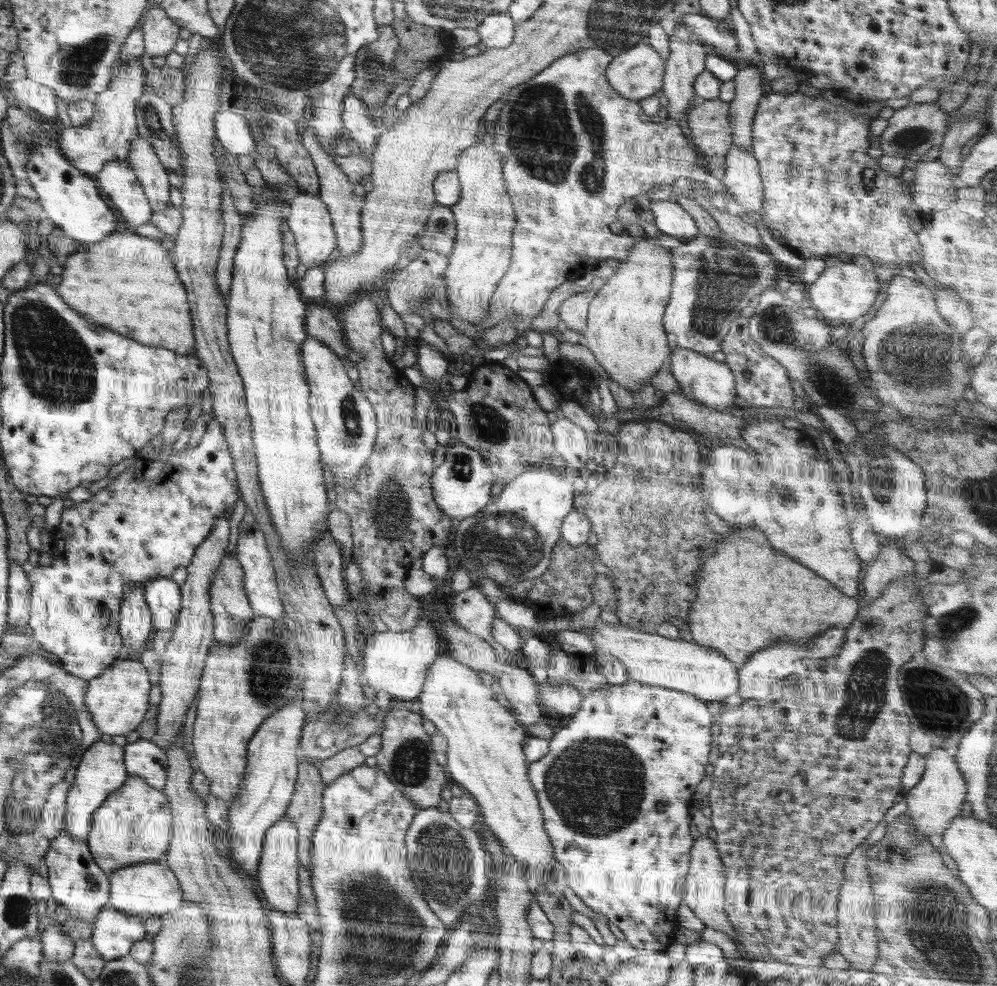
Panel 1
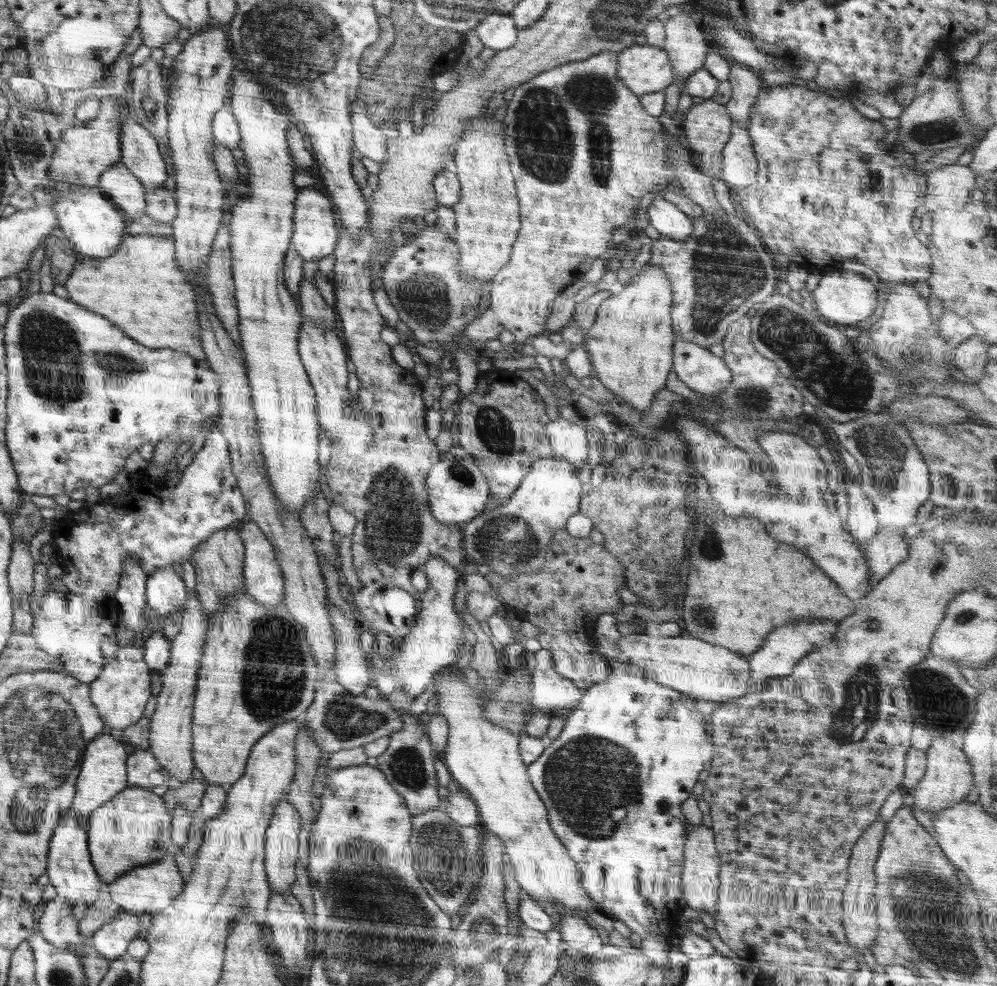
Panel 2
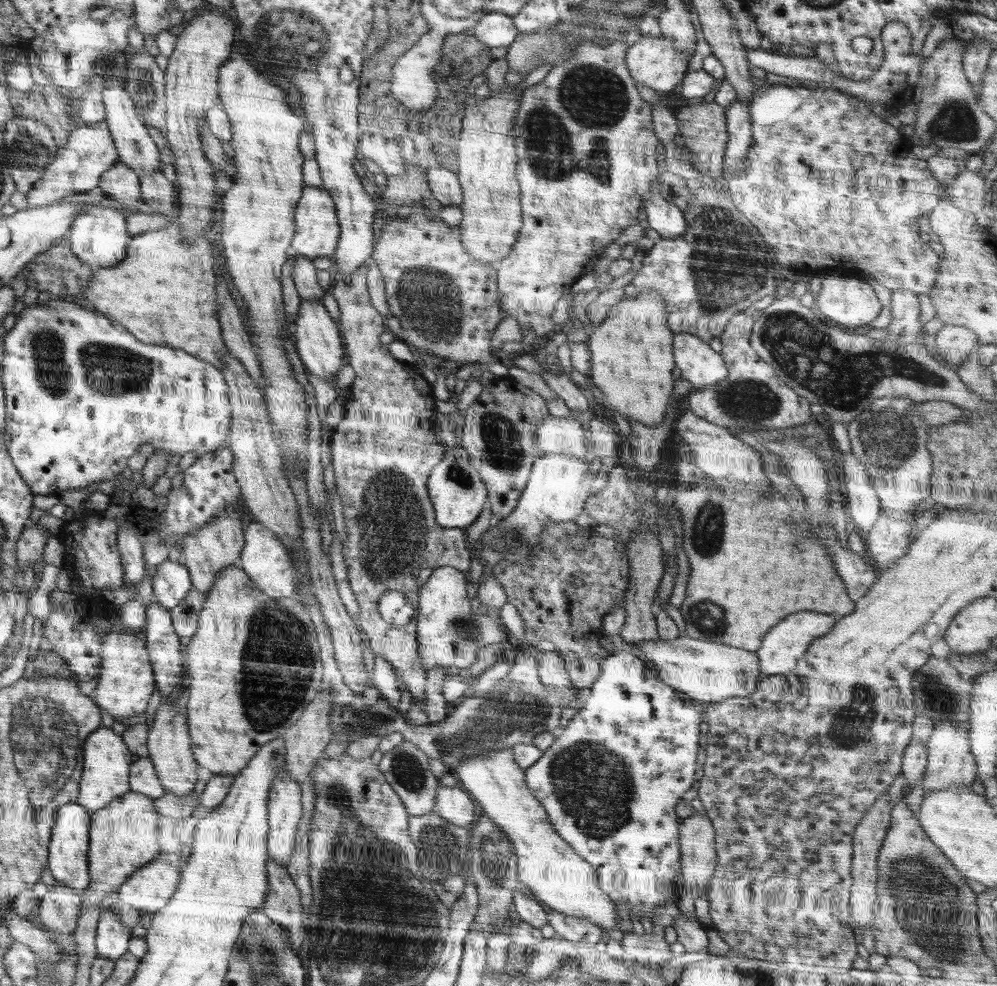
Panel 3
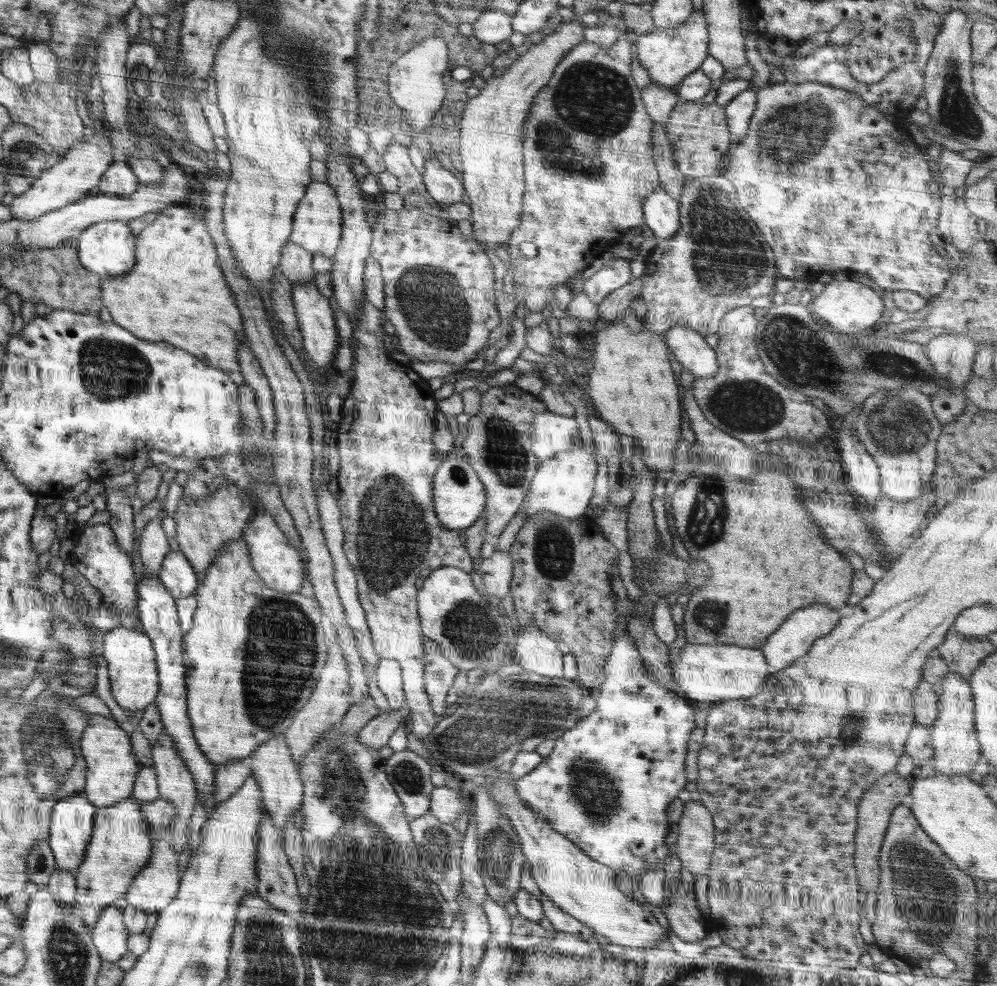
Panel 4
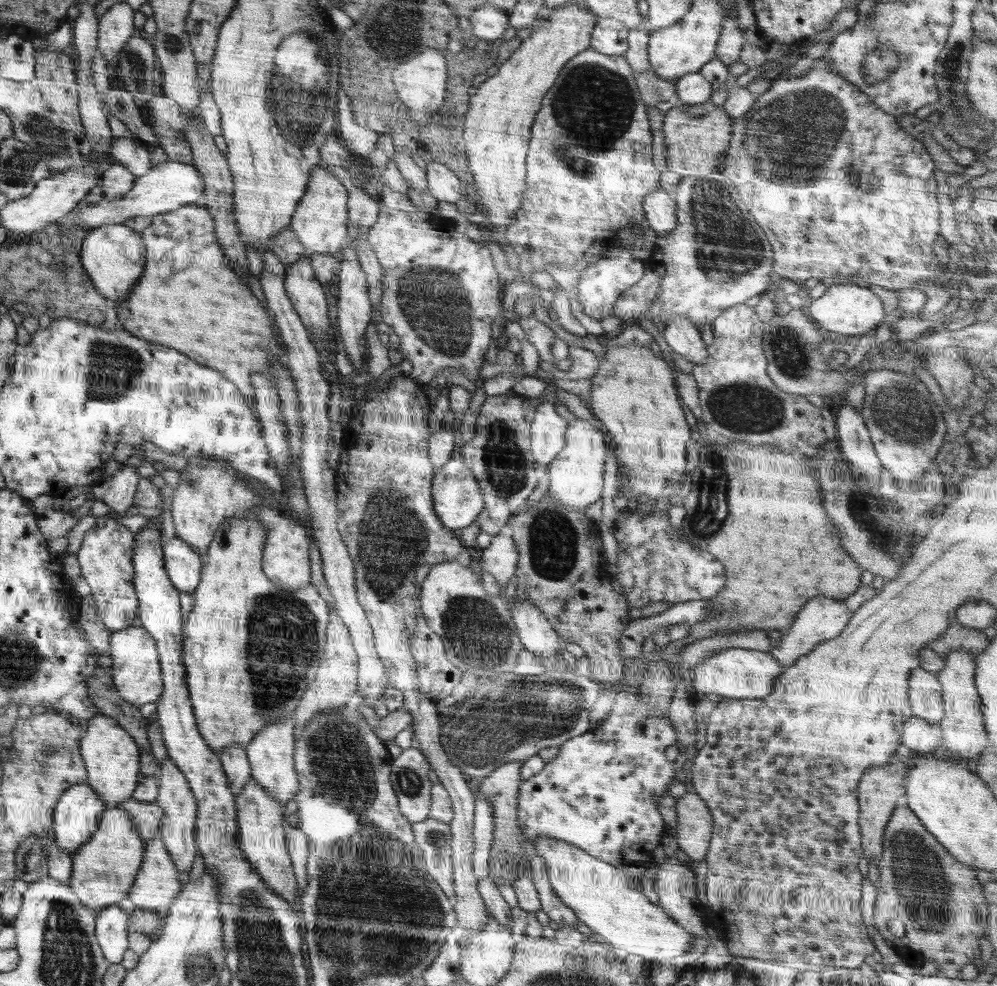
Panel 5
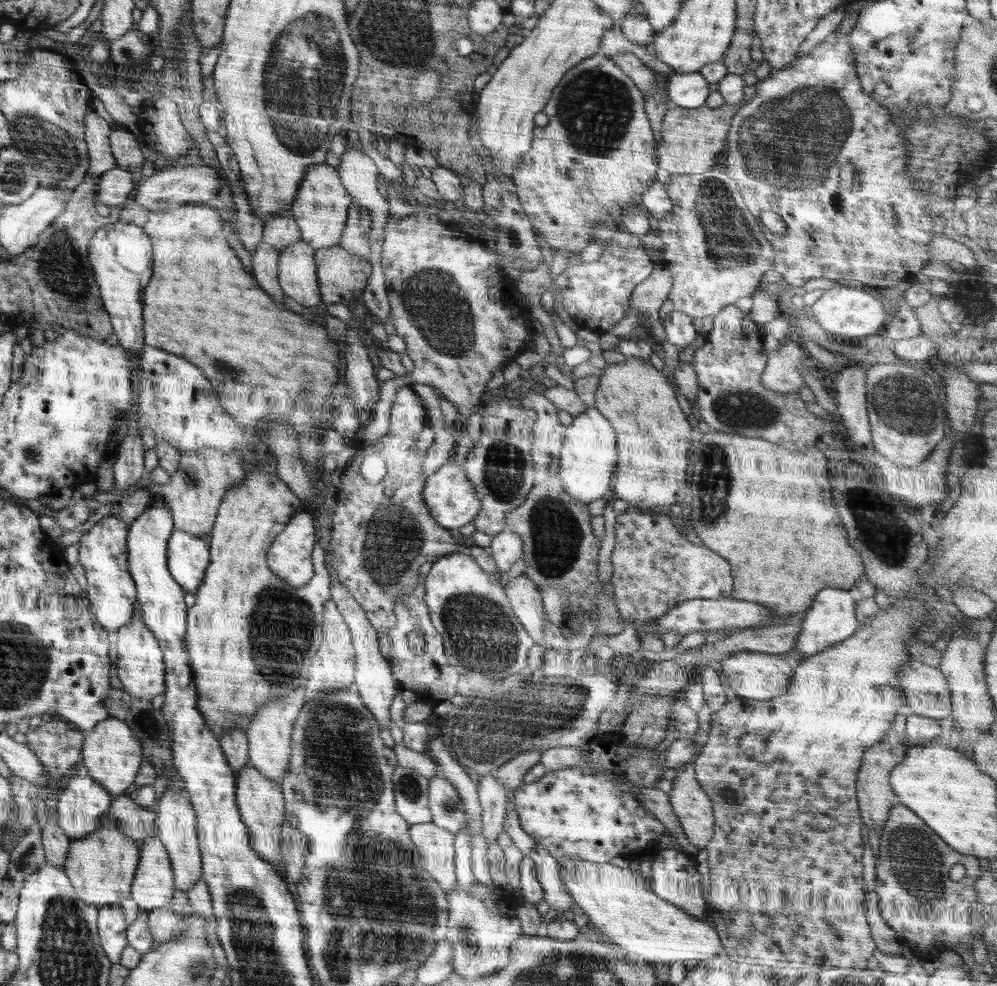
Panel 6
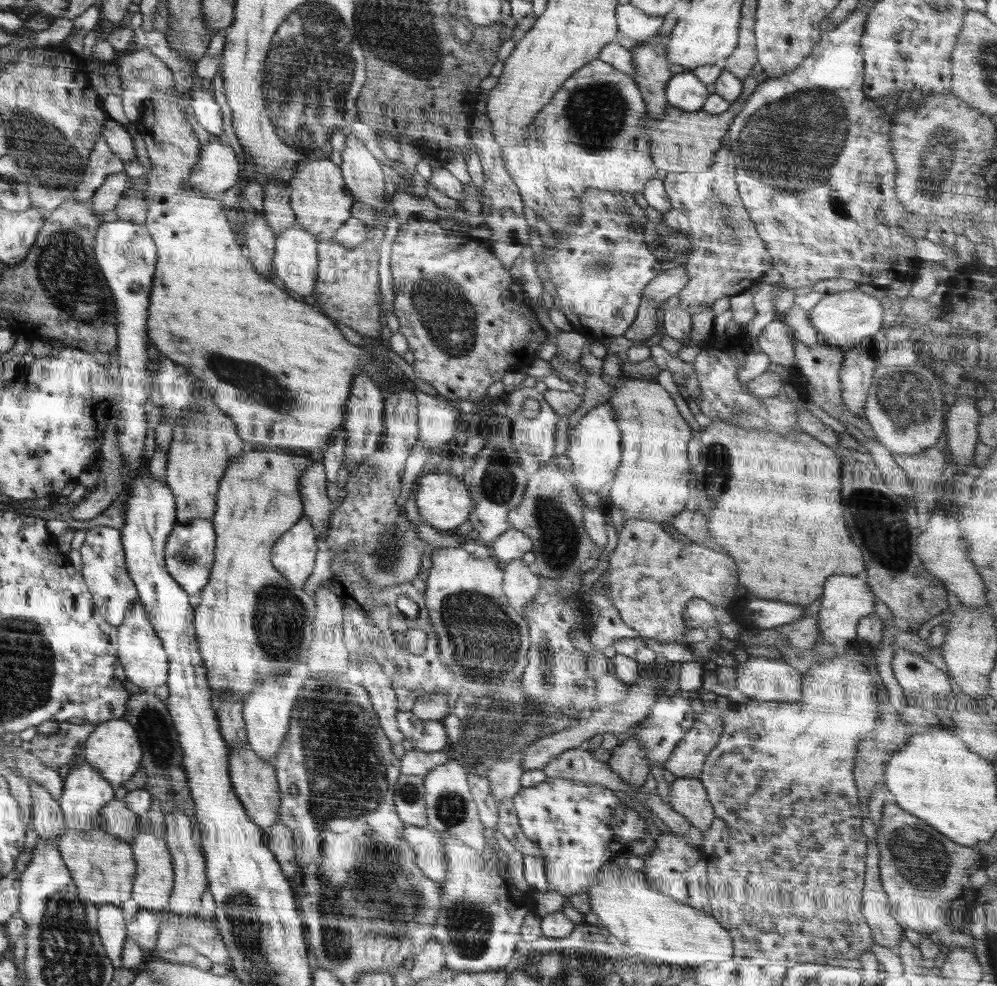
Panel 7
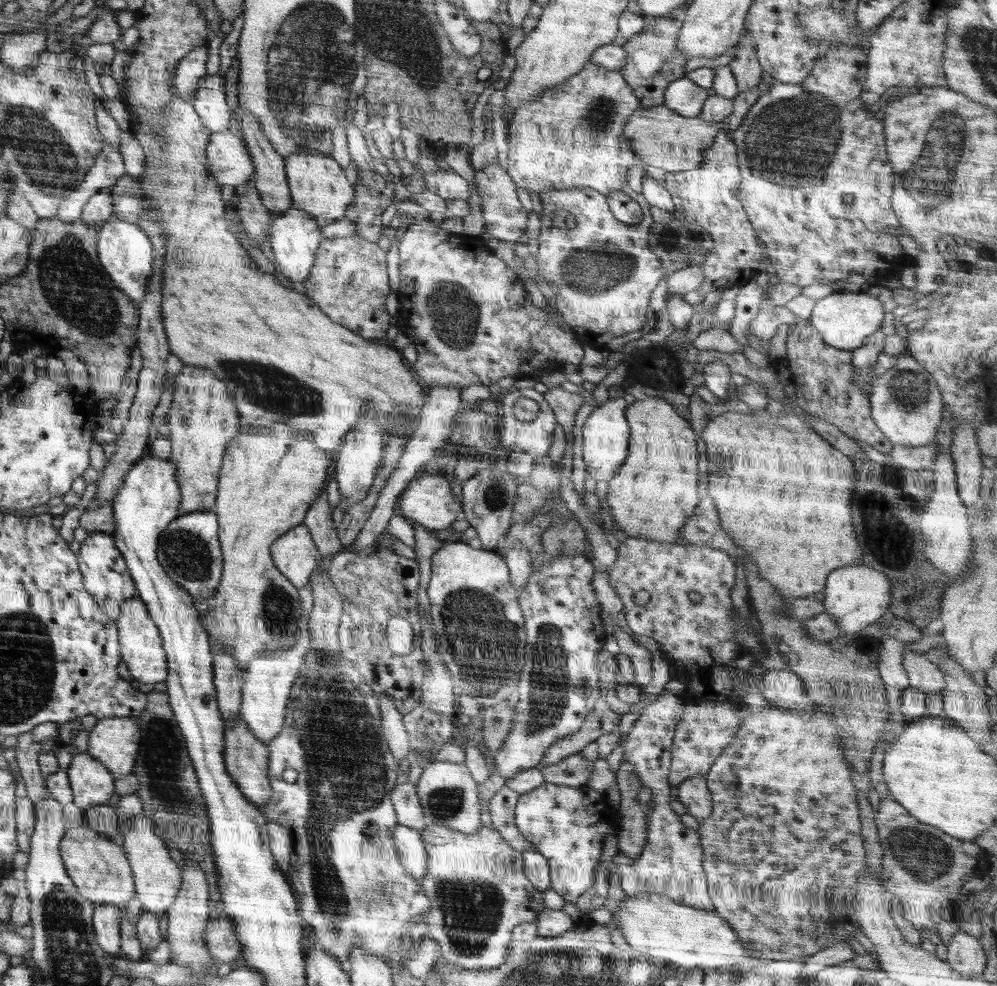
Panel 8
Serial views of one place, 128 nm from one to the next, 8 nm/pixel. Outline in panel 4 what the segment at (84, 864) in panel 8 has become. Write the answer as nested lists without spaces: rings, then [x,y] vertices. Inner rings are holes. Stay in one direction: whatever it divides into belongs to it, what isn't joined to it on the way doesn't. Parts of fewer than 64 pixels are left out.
[[[131,796],[120,803],[114,803],[112,806],[99,808],[95,818],[95,834],[88,843],[87,852],[82,863],[79,864],[78,872],[75,874],[76,892],[75,906],[78,910],[78,916],[83,920],[89,930],[94,928],[94,925],[99,920],[99,915],[106,910],[106,906],[112,904],[112,900],[124,898],[134,882],[135,876],[147,866],[149,861],[154,839],[151,832],[151,826],[148,824],[147,817],[142,811],[142,800]]]

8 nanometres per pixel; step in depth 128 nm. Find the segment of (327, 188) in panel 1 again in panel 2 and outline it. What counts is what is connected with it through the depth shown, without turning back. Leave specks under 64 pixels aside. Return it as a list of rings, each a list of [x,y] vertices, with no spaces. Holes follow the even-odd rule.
[[[338,220],[339,241],[333,252],[335,265],[333,276],[330,279],[336,295],[334,309],[339,319],[338,332],[344,342],[350,362],[355,365],[355,374],[360,384],[355,401],[361,404],[359,406],[361,411],[367,414],[373,437],[365,453],[358,458],[351,457],[332,445],[331,459],[326,466],[326,476],[333,501],[358,520],[351,534],[352,556],[362,587],[358,592],[354,592],[352,605],[359,617],[360,627],[365,627],[374,634],[386,632],[390,638],[393,638],[392,642],[396,645],[400,644],[403,641],[402,638],[410,633],[412,626],[394,627],[391,623],[382,620],[371,606],[373,594],[390,587],[403,588],[414,597],[418,607],[421,597],[412,586],[412,573],[426,565],[430,557],[440,557],[453,567],[462,566],[462,530],[450,528],[454,524],[440,523],[432,516],[426,480],[429,470],[435,462],[438,462],[442,452],[426,434],[424,417],[427,410],[423,401],[422,385],[412,370],[404,369],[394,361],[391,346],[380,339],[380,332],[387,326],[387,322],[379,313],[374,302],[368,272],[374,238],[367,236],[363,240],[353,240],[347,234],[346,229],[339,226],[340,224],[341,221]]]

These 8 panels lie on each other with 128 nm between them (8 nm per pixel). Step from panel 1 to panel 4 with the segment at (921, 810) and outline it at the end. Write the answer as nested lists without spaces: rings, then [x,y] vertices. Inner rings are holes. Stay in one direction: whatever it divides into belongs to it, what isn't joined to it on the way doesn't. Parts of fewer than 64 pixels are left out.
[[[955,672],[944,676],[940,686],[942,687],[939,696],[941,706],[936,722],[931,725],[932,746],[935,750],[934,761],[931,764],[936,774],[968,777],[981,756],[981,746],[976,736],[971,686],[960,673]]]

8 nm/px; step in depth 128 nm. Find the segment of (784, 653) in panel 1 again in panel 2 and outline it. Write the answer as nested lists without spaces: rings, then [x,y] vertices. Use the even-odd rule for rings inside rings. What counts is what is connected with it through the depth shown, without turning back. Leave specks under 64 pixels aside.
[[[802,620],[800,624],[786,624],[786,626],[780,626],[780,628],[772,630],[770,636],[766,638],[764,646],[762,646],[760,650],[757,649],[756,652],[753,652],[747,657],[751,680],[755,681],[755,690],[751,689],[751,692],[756,692],[756,690],[768,686],[771,679],[790,675],[793,671],[794,665],[801,658],[804,658],[804,656],[809,652],[812,652],[816,647],[822,646],[823,644],[826,644],[826,642],[831,641],[830,638],[834,636],[836,630],[838,630],[838,624],[832,622],[832,620]]]

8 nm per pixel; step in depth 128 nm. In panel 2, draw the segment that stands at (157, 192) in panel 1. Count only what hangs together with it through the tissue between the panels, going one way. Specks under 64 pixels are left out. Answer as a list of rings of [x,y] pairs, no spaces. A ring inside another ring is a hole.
[[[128,109],[123,120],[122,144],[123,158],[120,162],[140,179],[146,192],[164,187],[168,170],[159,152],[158,142],[147,128],[134,120]]]

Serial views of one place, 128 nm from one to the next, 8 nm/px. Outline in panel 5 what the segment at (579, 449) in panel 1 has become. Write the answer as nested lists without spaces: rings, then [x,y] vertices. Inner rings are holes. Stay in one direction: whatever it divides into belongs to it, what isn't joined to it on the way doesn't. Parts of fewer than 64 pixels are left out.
[[[552,398],[544,400],[535,408],[530,452],[540,464],[550,464],[565,445],[564,435],[569,422],[557,413],[558,409]]]

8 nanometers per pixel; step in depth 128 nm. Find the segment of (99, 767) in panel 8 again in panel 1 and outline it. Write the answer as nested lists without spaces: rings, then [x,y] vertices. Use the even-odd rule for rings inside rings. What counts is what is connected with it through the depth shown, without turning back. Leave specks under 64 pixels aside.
[[[62,830],[45,855],[45,862],[48,867],[47,879],[52,896],[58,905],[62,904],[69,910],[69,918],[80,919],[93,924],[99,912],[108,906],[110,877],[109,873],[95,863],[90,846],[83,840],[70,836],[68,831]],[[89,876],[93,877],[93,883],[89,883]]]

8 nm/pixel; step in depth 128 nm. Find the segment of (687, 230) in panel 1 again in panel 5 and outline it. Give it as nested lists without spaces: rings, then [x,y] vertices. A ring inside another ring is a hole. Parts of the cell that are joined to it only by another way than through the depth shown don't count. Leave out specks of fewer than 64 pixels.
[[[659,186],[652,194],[644,197],[643,211],[648,224],[660,236],[676,228],[676,203],[669,191]]]

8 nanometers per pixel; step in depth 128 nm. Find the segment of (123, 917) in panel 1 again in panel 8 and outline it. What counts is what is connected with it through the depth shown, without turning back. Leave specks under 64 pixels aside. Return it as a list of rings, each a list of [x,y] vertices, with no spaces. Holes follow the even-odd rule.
[[[95,905],[93,927],[99,947],[113,958],[121,955],[121,916],[123,907],[118,905]]]

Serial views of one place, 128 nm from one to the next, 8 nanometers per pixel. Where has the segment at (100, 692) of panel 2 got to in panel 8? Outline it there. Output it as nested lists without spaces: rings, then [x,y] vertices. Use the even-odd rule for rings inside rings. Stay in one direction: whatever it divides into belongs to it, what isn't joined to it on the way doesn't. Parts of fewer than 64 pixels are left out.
[[[127,600],[122,606],[119,620],[119,639],[123,657],[135,680],[144,684],[165,682],[167,677],[167,656],[163,649],[163,640],[156,624],[150,619],[147,605],[143,600]]]

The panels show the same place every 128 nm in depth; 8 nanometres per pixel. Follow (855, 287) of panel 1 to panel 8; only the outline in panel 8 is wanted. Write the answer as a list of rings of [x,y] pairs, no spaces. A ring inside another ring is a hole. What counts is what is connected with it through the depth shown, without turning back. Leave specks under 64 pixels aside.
[[[862,290],[860,292],[834,292],[819,300],[813,308],[808,320],[820,333],[822,340],[834,348],[854,350],[860,348],[864,341],[883,325],[888,323],[882,302],[878,301],[875,292]]]

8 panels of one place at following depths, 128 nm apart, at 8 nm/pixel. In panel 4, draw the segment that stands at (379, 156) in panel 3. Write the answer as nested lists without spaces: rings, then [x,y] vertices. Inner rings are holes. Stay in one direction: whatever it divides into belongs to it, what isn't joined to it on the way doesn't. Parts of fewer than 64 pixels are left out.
[[[392,143],[386,148],[382,159],[385,162],[386,170],[396,176],[400,183],[406,184],[410,190],[420,188],[423,183],[423,175],[412,165],[408,158],[408,148],[402,144]]]

